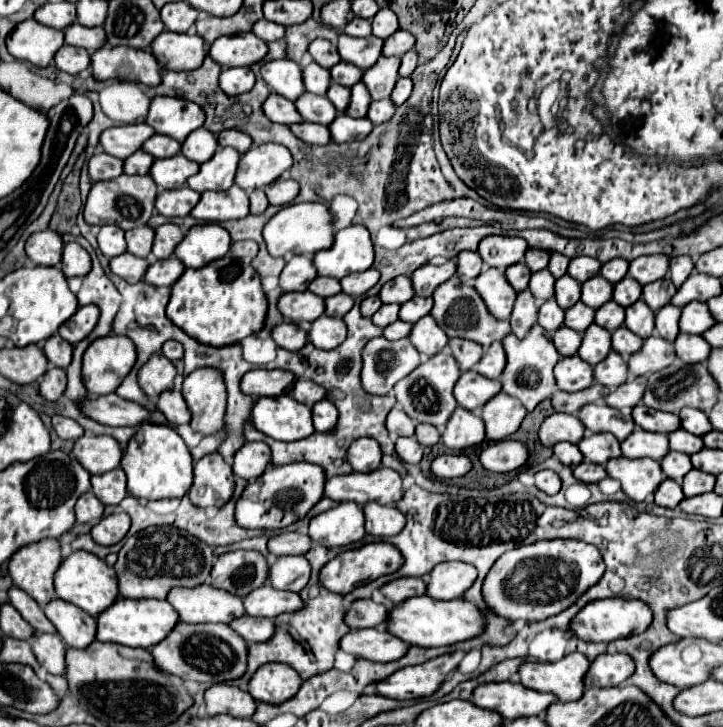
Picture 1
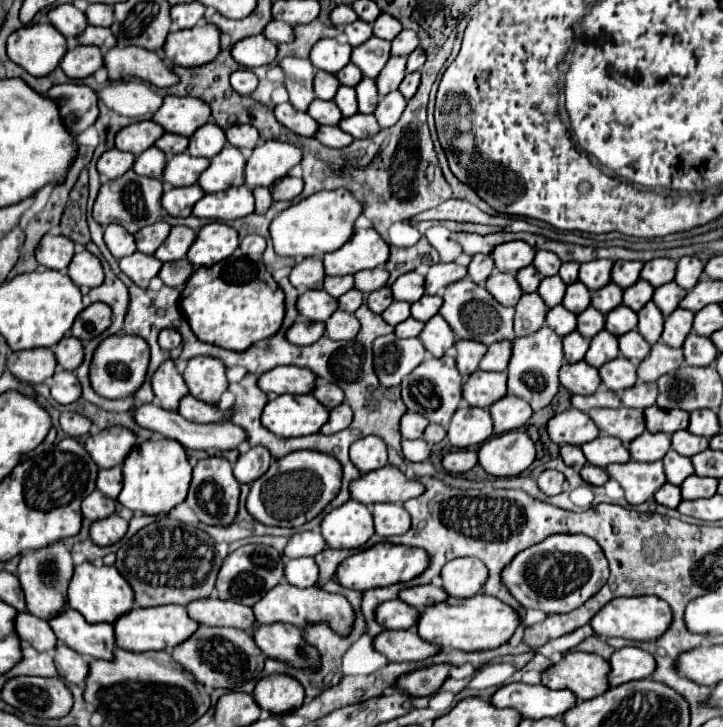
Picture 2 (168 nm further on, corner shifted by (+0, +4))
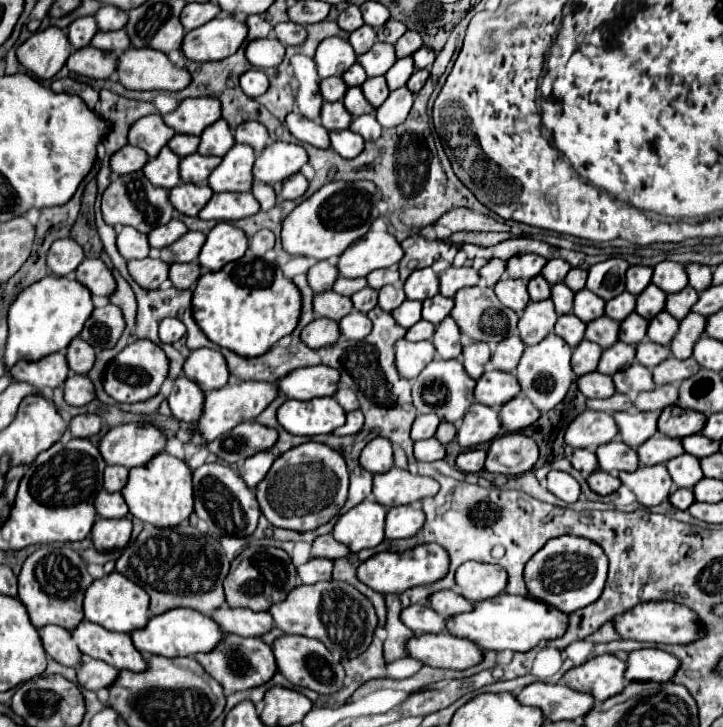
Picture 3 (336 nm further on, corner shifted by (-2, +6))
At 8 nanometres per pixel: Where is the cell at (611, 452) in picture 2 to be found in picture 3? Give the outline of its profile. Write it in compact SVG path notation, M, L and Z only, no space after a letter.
M619 439L599 445L595 455L599 461L599 469L607 471L611 475L617 475L619 471L633 471L635 467L639 467L637 453Z

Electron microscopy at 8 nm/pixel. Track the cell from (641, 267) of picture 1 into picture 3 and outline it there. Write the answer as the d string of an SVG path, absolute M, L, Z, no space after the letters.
M661 261L653 267L653 279L659 289L665 293L677 293L687 285L687 273L685 267L673 261Z

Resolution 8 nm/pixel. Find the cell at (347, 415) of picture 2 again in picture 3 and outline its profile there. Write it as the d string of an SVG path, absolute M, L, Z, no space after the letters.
M355 409L355 411L349 411L349 413L347 413L345 425L341 425L339 429L335 429L333 435L353 435L353 433L357 433L361 427L363 427L363 413L361 413L359 409Z

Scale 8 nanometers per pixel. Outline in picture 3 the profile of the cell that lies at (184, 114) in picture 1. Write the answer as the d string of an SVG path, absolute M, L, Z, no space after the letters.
M213 97L183 99L171 113L163 115L163 121L175 129L175 133L201 135L205 127L221 117L221 105Z

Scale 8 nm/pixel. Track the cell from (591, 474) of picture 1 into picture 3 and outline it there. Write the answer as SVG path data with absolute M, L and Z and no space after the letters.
M601 469L593 471L593 473L587 477L587 483L589 483L589 487L591 487L595 493L599 493L599 495L609 495L609 493L617 491L617 487L621 485L621 481L619 481L617 477L613 477L613 475L609 475L609 473L601 471Z

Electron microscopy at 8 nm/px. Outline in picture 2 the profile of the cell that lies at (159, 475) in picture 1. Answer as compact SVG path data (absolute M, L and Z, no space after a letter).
M151 439L131 451L123 463L125 485L117 501L129 511L141 511L143 515L167 515L173 507L185 501L191 483L191 465L185 449L173 439Z

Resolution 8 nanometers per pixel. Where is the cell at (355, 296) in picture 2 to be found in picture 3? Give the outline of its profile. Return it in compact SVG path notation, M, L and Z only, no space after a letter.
M365 287L357 293L351 295L351 301L353 301L353 307L361 313L369 313L375 305L377 305L377 291L371 289L371 287Z

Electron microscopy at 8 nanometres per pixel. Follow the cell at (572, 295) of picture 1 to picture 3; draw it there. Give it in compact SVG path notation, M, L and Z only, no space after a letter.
M581 289L579 293L575 293L573 313L581 321L591 321L591 319L603 315L603 305L605 305L605 301L601 297L595 297L595 293L591 293L589 289Z

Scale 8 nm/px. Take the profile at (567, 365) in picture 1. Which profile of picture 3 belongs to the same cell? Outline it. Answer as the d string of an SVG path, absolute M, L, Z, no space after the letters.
M599 371L593 373L585 373L581 377L577 377L577 387L585 397L611 397L615 393L615 385L611 381L609 375L603 375Z

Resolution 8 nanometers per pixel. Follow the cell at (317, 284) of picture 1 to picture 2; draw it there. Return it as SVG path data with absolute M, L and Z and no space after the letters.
M345 275L345 277L327 277L327 279L325 279L325 291L327 291L329 295L333 295L335 299L339 299L345 291L353 289L353 285L355 285L353 275Z

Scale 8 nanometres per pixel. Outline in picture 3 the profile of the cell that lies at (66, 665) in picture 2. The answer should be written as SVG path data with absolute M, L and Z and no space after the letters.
M85 657L85 659L81 659L81 663L77 667L77 683L89 691L99 691L99 689L111 685L111 681L115 681L117 673L119 671L115 667L103 663L103 661Z

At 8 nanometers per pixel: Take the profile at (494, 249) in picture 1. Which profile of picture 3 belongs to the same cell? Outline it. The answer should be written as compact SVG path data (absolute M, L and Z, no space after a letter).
M523 253L523 255L515 255L507 261L507 273L513 279L531 279L535 275L541 273L543 265L545 265L545 257L539 257L535 253Z

